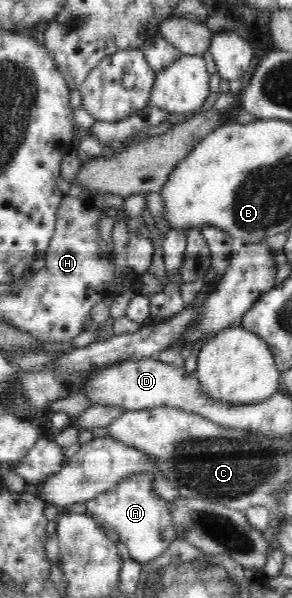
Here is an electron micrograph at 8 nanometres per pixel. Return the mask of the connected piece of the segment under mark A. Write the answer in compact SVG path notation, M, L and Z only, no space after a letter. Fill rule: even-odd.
M141 473L123 479L85 502L90 513L104 526L115 529L119 534L119 544L125 546L130 559L145 563L160 556L175 539L183 539L177 534L172 515L169 513L169 502L153 493L152 483L156 475Z

